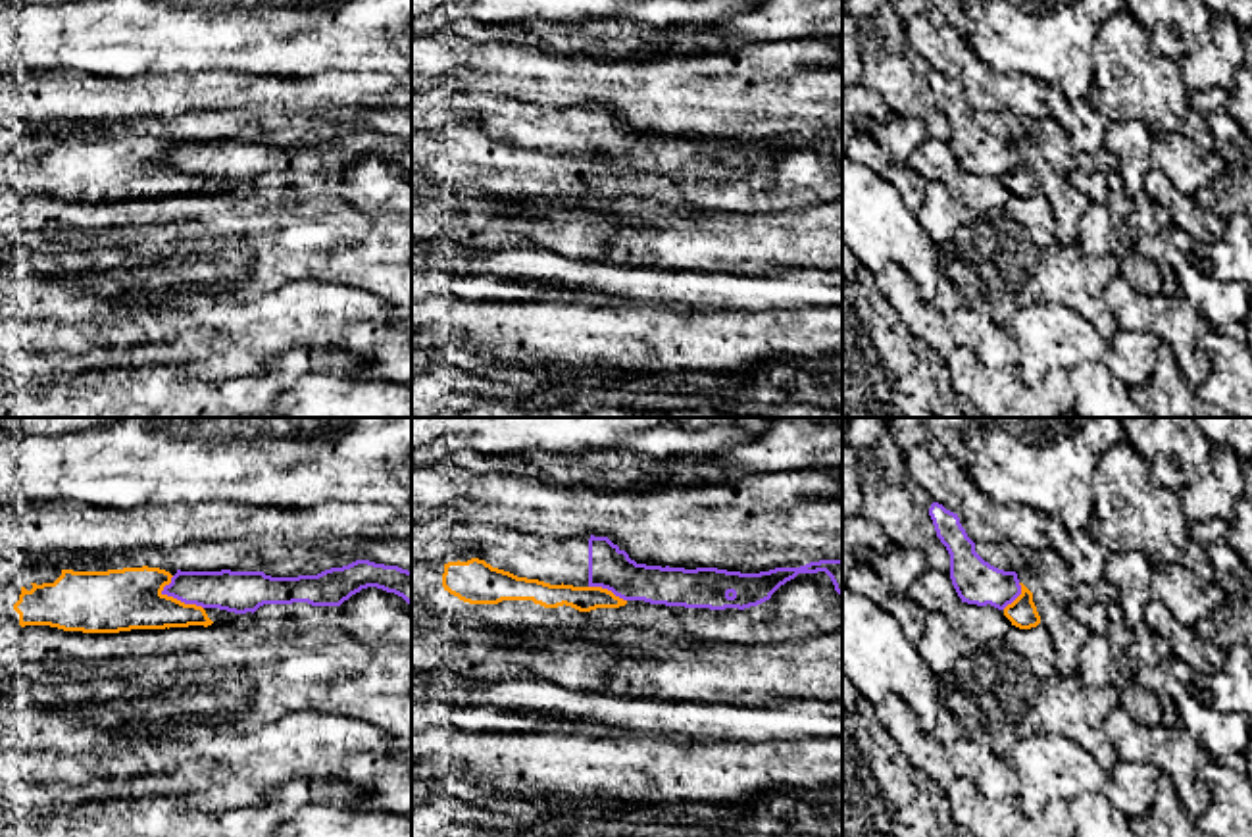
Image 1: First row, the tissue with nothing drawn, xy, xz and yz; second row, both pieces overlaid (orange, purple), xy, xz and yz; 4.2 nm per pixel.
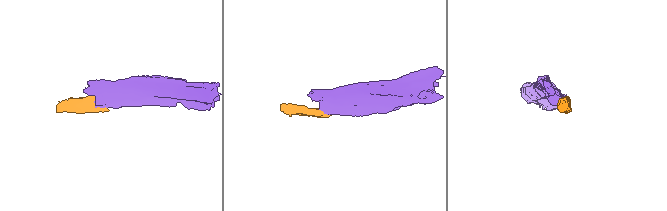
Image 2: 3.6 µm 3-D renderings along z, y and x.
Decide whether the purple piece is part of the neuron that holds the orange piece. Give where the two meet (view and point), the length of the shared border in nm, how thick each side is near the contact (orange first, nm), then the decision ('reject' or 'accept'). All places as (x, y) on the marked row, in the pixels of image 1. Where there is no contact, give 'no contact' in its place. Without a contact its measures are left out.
xy (179, 601) | 200 nm | 260/180 nm | reject

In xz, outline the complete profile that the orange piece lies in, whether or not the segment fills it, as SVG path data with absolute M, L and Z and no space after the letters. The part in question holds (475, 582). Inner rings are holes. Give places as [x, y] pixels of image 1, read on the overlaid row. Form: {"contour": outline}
{"contour": "M452 552L438 560L412 562L412 602L421 602L433 610L446 608L454 614L477 610L488 625L512 631L527 627L635 627L683 643L737 647L798 643L842 625L842 596L825 571L798 573L758 606L710 610L623 600L602 587L550 585L492 568L473 554Z"}

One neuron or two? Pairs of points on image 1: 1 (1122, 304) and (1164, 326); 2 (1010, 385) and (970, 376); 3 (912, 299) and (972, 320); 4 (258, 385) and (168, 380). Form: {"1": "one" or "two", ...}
{"1": "one", "2": "one", "3": "one", "4": "one"}

